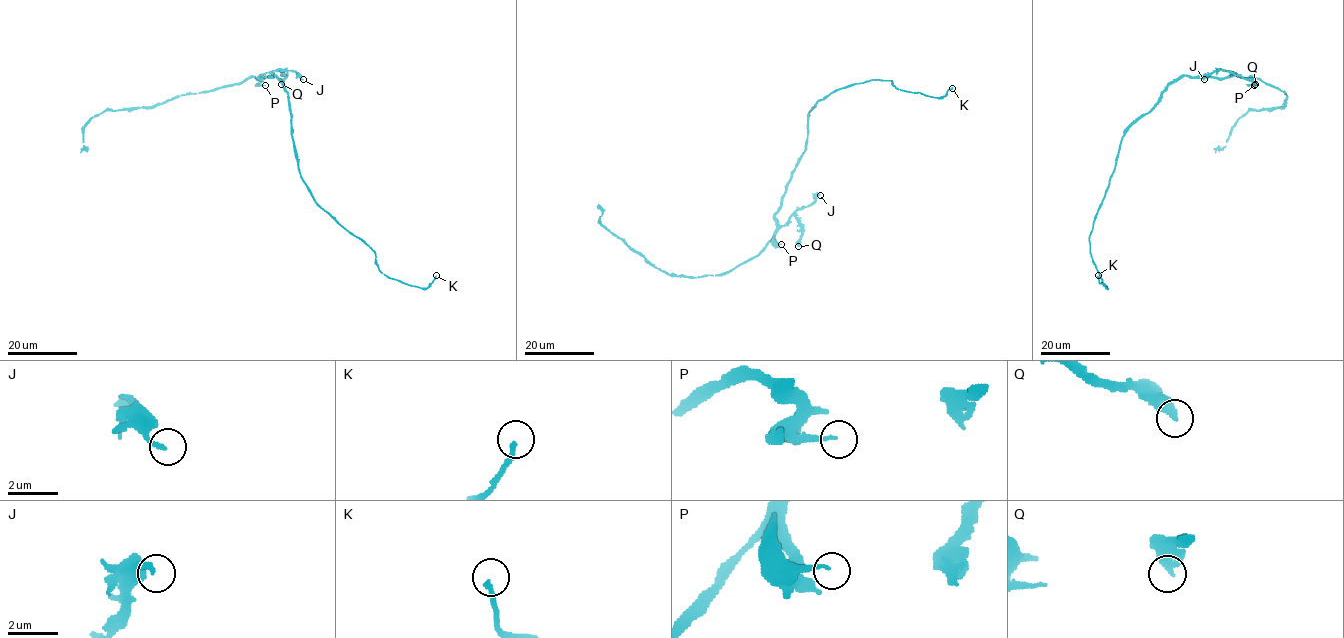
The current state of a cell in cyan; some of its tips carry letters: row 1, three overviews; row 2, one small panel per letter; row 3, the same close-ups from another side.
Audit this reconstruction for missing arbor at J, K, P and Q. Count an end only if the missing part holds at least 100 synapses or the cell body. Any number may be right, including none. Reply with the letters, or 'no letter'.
no letter

